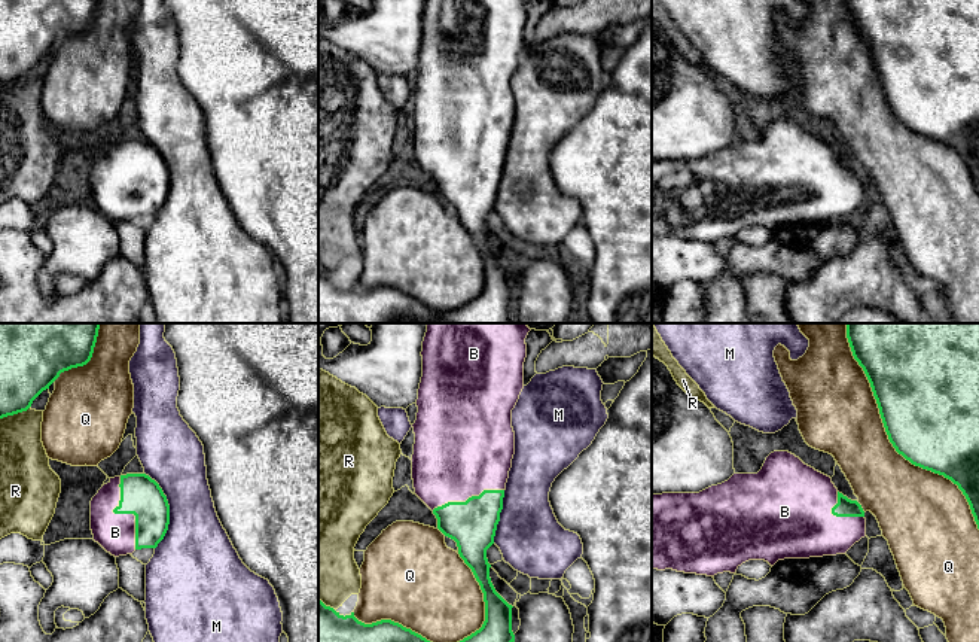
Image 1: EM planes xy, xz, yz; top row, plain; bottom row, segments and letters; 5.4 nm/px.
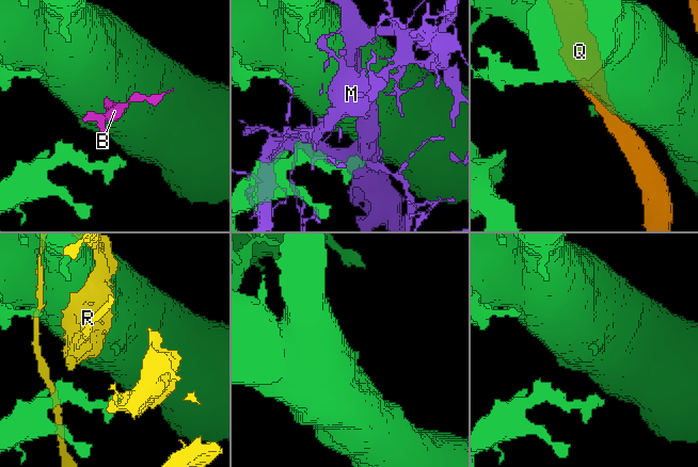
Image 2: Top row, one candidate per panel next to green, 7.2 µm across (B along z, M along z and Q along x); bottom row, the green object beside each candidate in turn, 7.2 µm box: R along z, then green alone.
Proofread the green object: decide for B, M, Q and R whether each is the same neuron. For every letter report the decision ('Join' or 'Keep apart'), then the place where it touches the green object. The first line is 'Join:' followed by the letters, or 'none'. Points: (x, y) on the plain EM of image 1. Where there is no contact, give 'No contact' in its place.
Join: B
B: Join. Touches green at xy (124, 179)
M: Keep apart. Touches green at xy (168, 176)
Q: Keep apart. Touches green at yz (891, 109)
R: Keep apart. Touches green at xy (14, 79)

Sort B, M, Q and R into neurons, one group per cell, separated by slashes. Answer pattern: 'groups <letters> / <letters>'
groups B / M / Q / R

